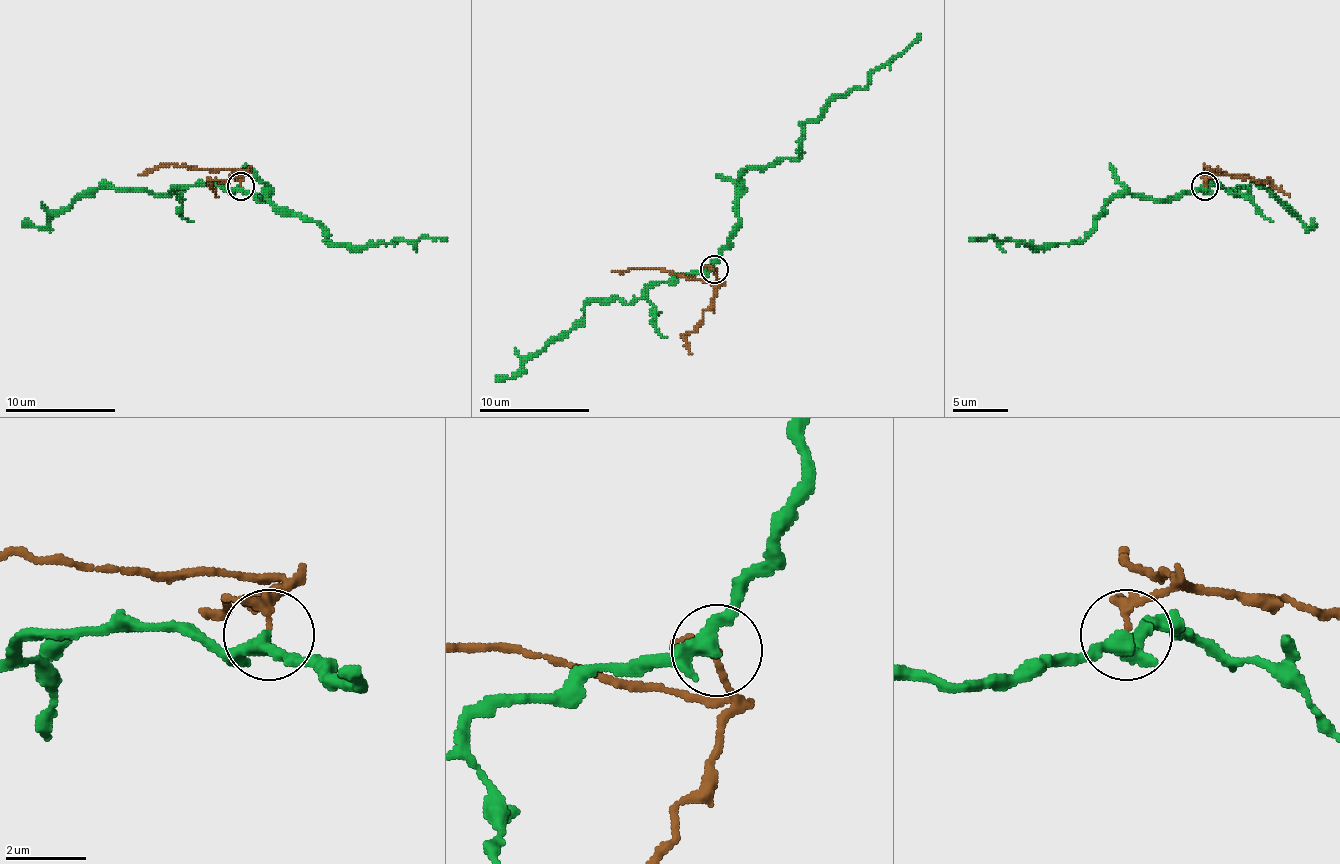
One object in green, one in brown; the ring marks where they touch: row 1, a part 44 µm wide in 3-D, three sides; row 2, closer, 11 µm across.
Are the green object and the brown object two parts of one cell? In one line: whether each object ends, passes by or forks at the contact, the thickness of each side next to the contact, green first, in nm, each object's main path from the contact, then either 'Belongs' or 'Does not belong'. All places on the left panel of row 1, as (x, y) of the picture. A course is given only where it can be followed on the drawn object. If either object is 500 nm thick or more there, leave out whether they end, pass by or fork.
At the ring green passes by. At the ring brown passes by. Thickness 340 nm (green) against 150 nm. Course of green: (240, 185), (265, 199), (268, 194), (279, 208), (301, 213), (323, 230), (328, 243), (361, 246), (447, 238). Course of brown: (240, 185), (240, 172), (171, 163), (138, 174). Does not belong

